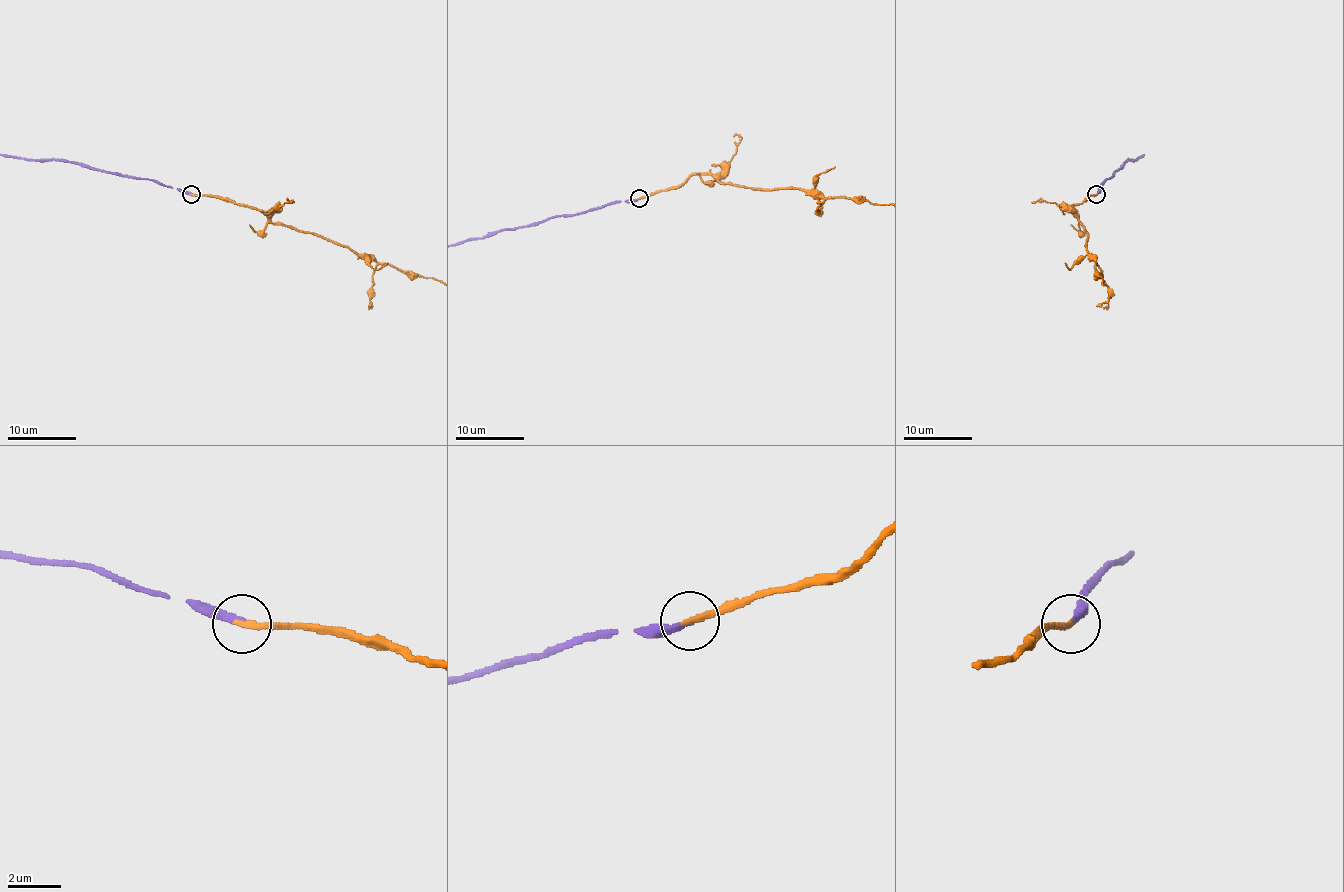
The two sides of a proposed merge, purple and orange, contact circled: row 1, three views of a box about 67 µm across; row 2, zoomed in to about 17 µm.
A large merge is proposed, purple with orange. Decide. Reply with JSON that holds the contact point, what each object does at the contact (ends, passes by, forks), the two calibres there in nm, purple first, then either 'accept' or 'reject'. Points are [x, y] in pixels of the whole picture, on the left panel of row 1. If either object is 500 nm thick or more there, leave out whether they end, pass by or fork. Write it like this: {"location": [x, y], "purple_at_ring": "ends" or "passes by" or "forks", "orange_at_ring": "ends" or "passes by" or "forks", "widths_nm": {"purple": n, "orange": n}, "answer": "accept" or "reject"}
{"location": [191, 194], "purple_at_ring": "ends", "orange_at_ring": "ends", "widths_nm": {"purple": 220, "orange": 240}, "answer": "accept"}

